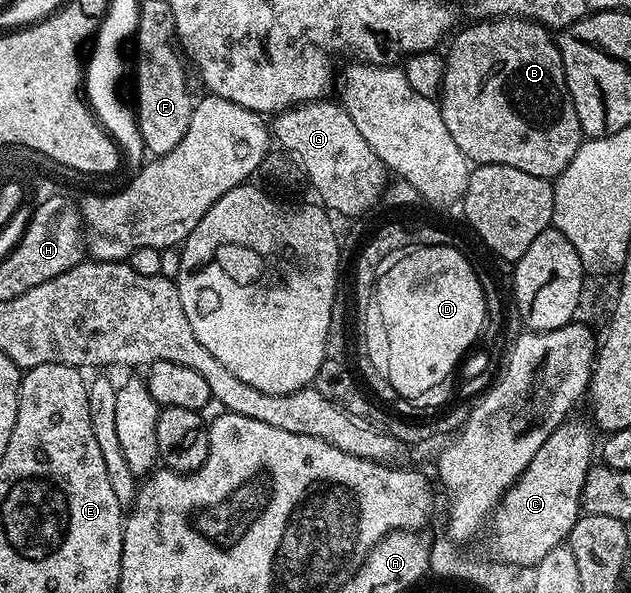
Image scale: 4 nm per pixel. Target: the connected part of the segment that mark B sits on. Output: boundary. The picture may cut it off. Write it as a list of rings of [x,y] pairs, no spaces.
[[[494,17],[475,23],[451,38],[452,46],[444,57],[444,84],[440,86],[438,104],[451,138],[469,162],[476,165],[505,165],[518,167],[526,175],[559,177],[570,159],[574,159],[582,134],[578,111],[574,111],[568,94],[557,38],[547,27],[527,17]]]

